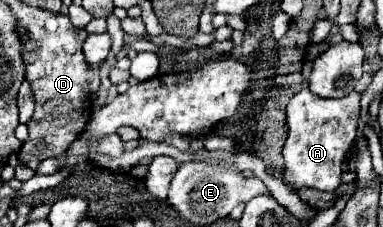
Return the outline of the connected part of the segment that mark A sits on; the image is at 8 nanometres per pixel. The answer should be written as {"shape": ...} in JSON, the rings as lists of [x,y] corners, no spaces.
{"shape":[[[308,88],[290,98],[286,106],[288,114],[288,138],[284,144],[284,180],[292,190],[316,188],[334,192],[342,180],[342,160],[356,136],[356,124],[360,118],[360,94],[350,92],[344,98],[320,98]]]}

